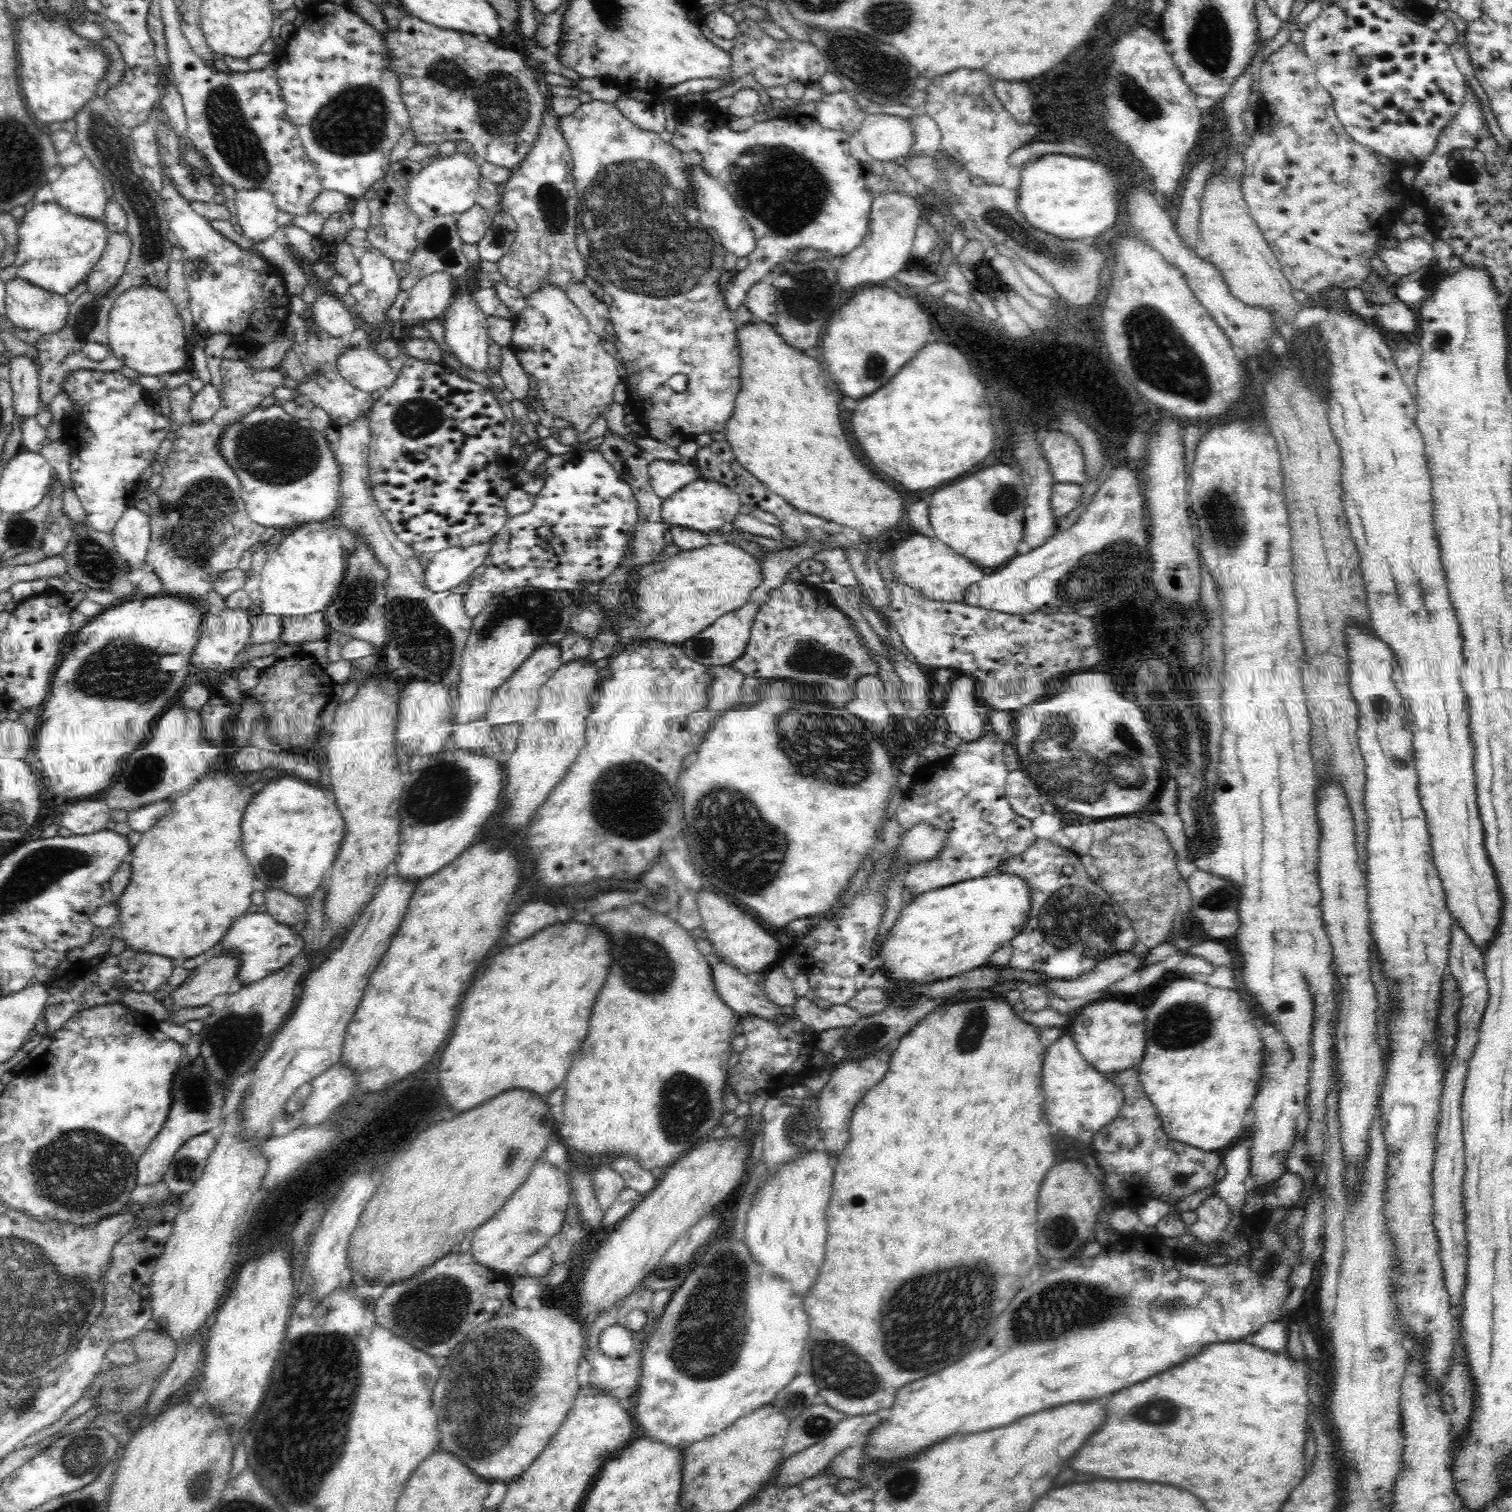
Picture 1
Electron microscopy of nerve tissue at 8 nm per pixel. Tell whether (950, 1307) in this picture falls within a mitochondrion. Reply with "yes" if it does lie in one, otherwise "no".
yes

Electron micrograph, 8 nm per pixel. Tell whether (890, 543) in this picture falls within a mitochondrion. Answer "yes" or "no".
no

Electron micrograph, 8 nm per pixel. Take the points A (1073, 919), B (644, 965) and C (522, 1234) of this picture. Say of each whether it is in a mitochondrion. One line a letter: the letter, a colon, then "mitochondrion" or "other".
A: mitochondrion
B: mitochondrion
C: mitochondrion

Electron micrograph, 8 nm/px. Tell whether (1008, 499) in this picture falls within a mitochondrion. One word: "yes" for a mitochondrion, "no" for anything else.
yes

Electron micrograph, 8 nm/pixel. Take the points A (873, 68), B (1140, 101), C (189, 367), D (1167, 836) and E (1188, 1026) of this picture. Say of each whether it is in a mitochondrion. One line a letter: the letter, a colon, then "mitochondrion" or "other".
A: mitochondrion
B: mitochondrion
C: other
D: other
E: mitochondrion

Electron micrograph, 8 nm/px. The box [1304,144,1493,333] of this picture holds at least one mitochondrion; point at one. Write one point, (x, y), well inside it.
(1464, 167)

